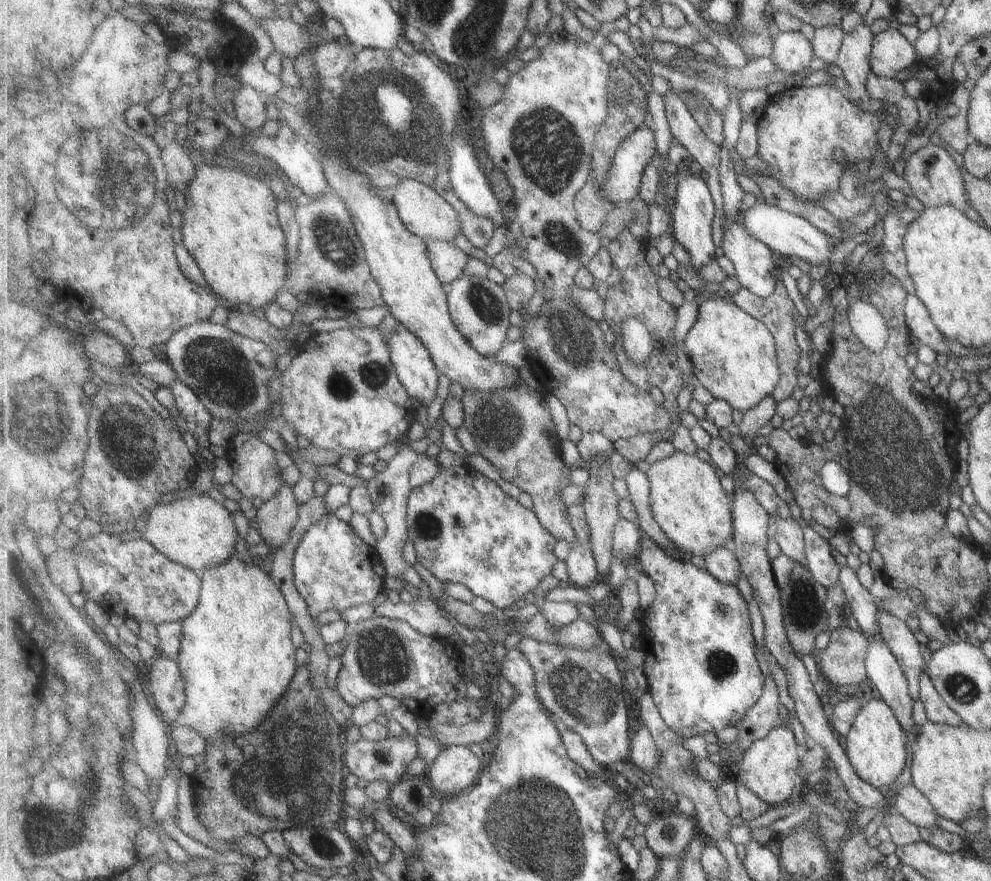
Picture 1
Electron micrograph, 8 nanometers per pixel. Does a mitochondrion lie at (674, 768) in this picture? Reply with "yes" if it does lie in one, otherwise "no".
yes

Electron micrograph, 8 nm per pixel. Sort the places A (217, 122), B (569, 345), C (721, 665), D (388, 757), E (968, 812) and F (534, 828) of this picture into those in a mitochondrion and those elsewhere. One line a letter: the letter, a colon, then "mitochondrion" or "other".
A: other
B: mitochondrion
C: mitochondrion
D: mitochondrion
E: other
F: mitochondrion

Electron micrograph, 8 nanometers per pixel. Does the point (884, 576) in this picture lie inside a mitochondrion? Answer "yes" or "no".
no

